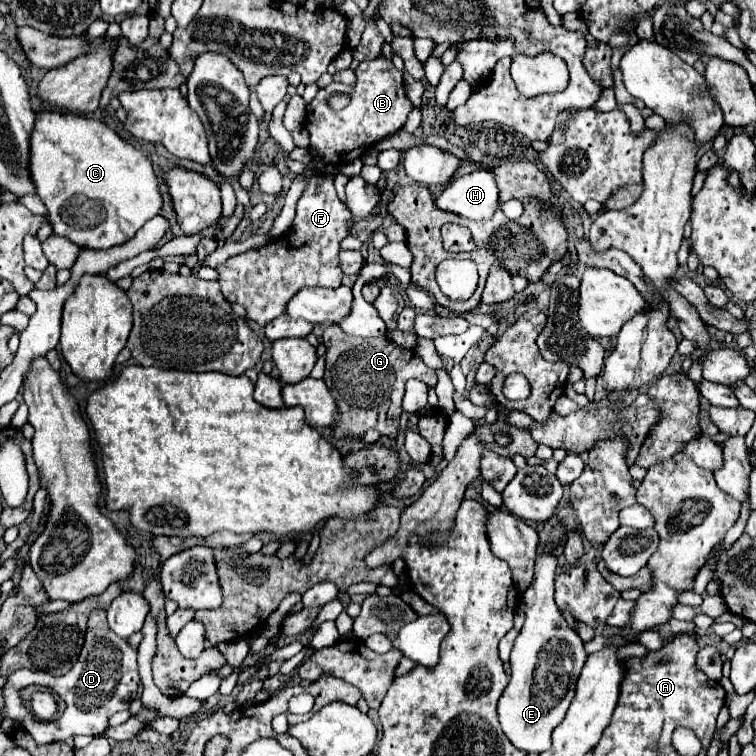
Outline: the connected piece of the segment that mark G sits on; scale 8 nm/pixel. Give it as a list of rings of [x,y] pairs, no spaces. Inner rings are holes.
[[[328,327],[324,329],[322,343],[326,345],[324,383],[336,399],[342,419],[334,427],[334,437],[362,439],[368,429],[376,429],[380,435],[396,439],[406,385],[404,381],[416,377],[422,381],[430,381],[430,387],[436,387],[436,371],[426,367],[416,353],[396,347],[386,337],[348,337],[342,333],[340,327]]]

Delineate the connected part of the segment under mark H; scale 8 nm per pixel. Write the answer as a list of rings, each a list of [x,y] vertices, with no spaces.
[[[474,171],[452,179],[434,197],[434,205],[466,219],[490,219],[500,207],[492,171]]]

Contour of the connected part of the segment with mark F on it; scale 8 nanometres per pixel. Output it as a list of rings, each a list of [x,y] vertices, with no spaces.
[[[316,173],[308,177],[308,185],[296,203],[296,219],[288,235],[240,255],[230,257],[216,267],[222,295],[230,303],[240,303],[252,321],[266,325],[286,313],[286,303],[304,285],[340,287],[342,271],[338,265],[340,241],[352,227],[352,213],[338,199],[332,177]]]

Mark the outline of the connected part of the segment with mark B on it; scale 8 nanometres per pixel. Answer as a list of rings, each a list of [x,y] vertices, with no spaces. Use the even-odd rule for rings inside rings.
[[[378,57],[372,61],[362,61],[356,69],[356,87],[346,87],[342,83],[332,83],[326,89],[320,89],[316,99],[306,105],[308,117],[316,113],[316,123],[306,123],[310,133],[310,147],[322,155],[326,163],[344,165],[358,159],[366,149],[378,143],[382,137],[388,137],[404,127],[408,113],[412,111],[412,101],[404,91],[402,71],[398,71],[390,59]],[[330,93],[348,93],[350,103],[334,111],[328,107]]]

